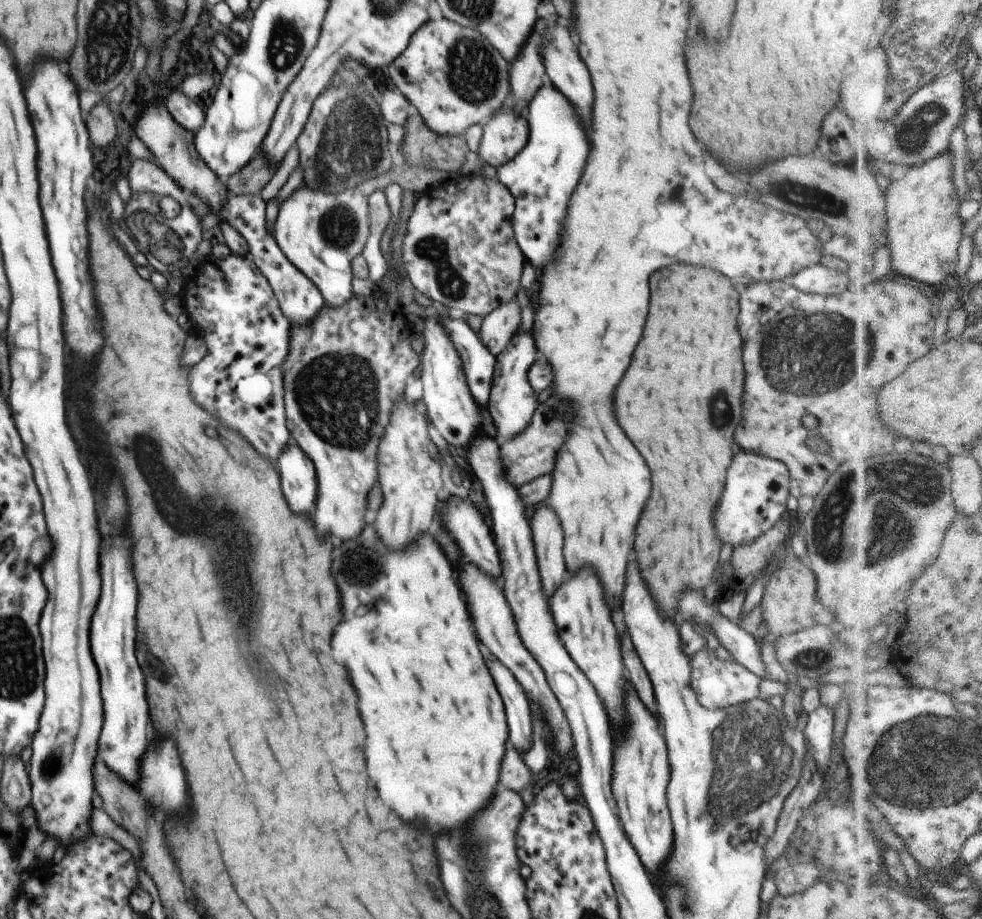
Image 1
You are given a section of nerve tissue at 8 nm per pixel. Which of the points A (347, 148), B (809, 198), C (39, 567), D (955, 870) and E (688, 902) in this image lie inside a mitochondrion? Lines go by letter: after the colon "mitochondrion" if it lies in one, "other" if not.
A: mitochondrion
B: mitochondrion
C: other
D: other
E: mitochondrion

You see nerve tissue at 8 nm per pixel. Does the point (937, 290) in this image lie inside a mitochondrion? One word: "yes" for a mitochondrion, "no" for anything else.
no

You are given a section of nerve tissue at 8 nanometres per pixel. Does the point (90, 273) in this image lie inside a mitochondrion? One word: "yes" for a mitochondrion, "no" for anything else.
no

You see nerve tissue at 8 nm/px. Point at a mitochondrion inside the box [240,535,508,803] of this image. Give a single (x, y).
(360, 566)

